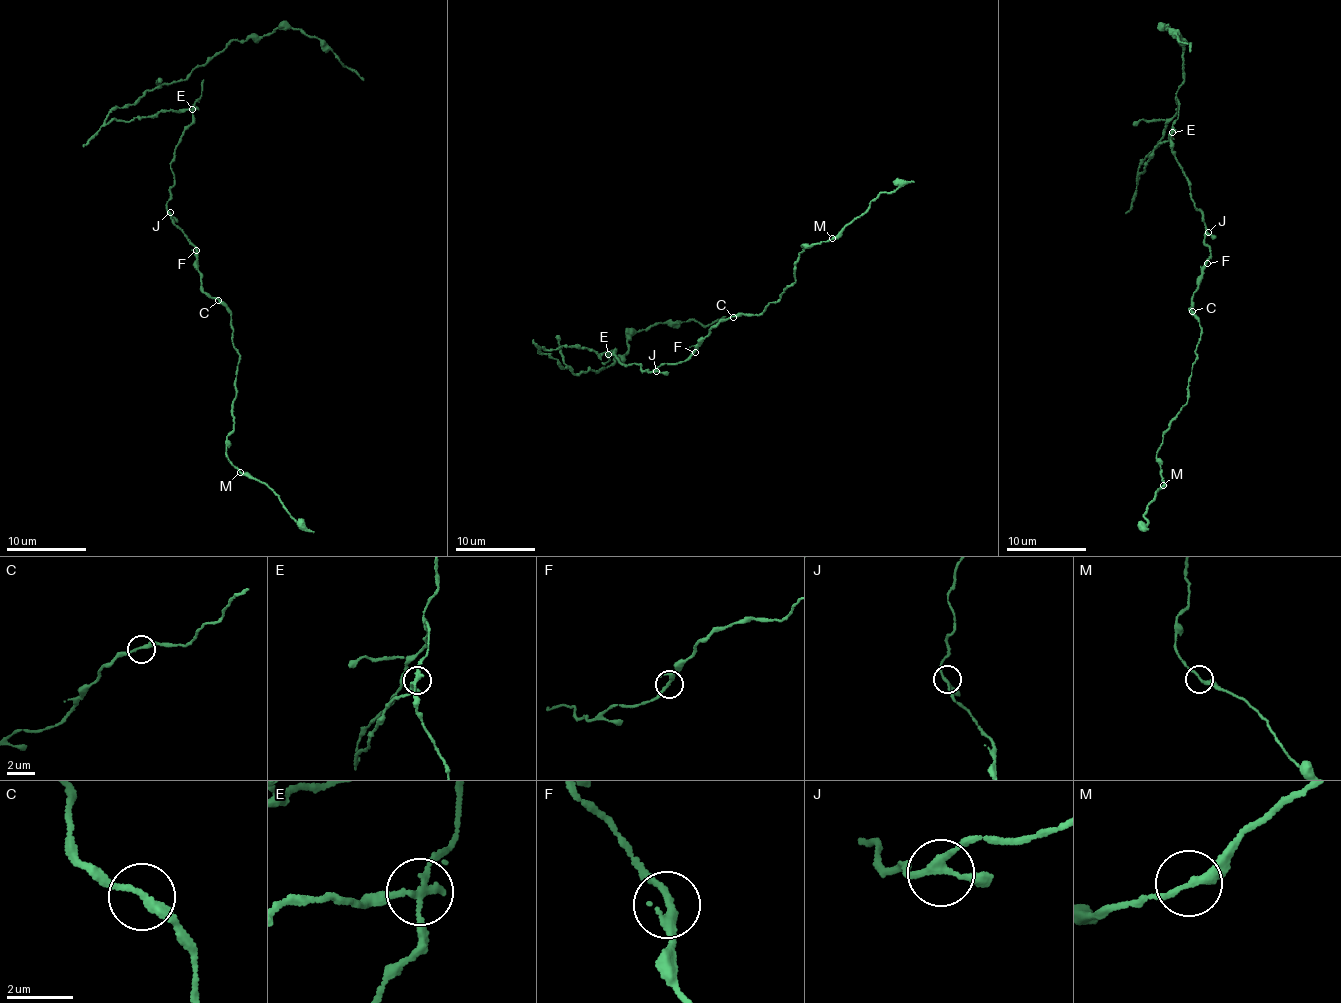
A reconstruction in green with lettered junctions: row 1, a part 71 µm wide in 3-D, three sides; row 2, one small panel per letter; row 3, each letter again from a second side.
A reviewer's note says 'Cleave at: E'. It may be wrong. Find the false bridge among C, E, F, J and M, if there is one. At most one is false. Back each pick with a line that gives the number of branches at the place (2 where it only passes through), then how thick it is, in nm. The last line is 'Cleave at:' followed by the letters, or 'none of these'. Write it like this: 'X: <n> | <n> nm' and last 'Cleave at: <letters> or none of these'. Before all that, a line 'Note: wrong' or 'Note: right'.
Note: right
E: 3 | 180 nm
Cleave at: E

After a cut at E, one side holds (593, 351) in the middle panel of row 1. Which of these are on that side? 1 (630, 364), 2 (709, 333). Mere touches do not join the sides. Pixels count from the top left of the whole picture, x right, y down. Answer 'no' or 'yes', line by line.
1: no
2: no

